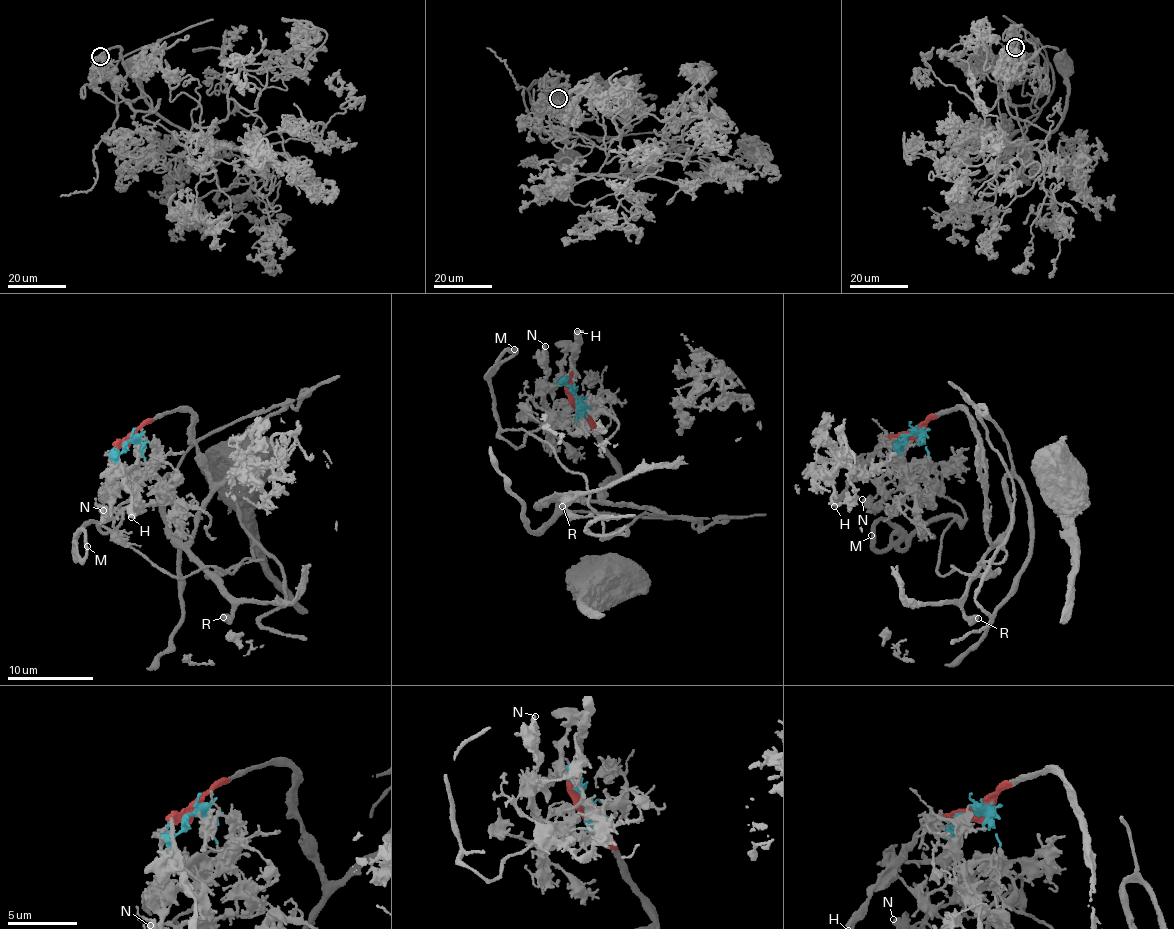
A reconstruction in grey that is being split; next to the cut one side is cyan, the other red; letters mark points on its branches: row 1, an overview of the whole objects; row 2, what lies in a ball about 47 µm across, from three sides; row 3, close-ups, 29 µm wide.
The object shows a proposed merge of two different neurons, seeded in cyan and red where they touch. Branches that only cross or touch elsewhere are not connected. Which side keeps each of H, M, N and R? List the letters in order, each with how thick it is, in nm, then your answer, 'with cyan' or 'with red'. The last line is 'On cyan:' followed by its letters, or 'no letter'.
H: calibre 500 nm; with red
M: calibre 280 nm; with cyan
N: calibre 260 nm; with cyan
R: calibre 600 nm; with red
On cyan: M, N

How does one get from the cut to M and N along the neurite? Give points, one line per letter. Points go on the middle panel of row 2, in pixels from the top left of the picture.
M: (577, 402), (582, 413), (560, 426), (546, 424), (523, 444), (515, 446), (500, 436), (489, 380), (514, 348)
N: (577, 402), (582, 413), (574, 421), (562, 408), (549, 410), (543, 406), (546, 377), (543, 358), (546, 345)

